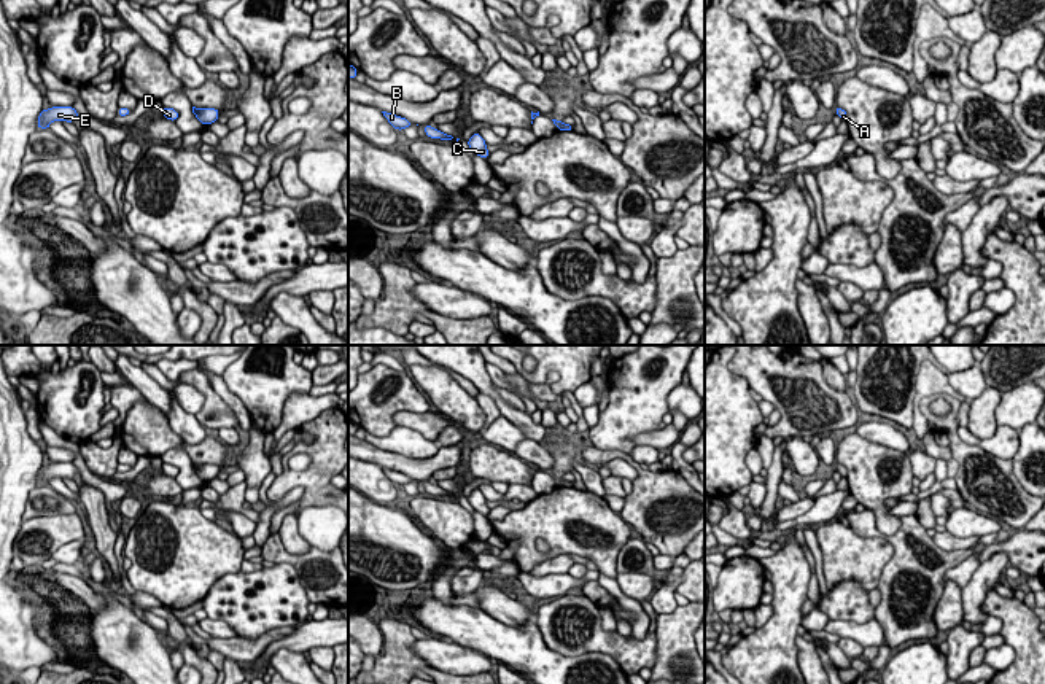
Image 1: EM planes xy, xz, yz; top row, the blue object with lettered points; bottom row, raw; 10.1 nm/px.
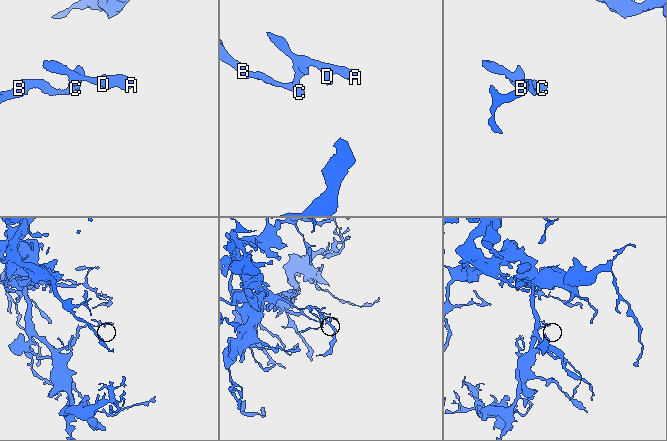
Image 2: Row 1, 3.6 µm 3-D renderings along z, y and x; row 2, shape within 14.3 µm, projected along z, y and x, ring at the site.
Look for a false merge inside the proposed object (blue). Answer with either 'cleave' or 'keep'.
keep

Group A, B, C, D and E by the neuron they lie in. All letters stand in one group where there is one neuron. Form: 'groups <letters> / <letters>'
groups A B C D E

